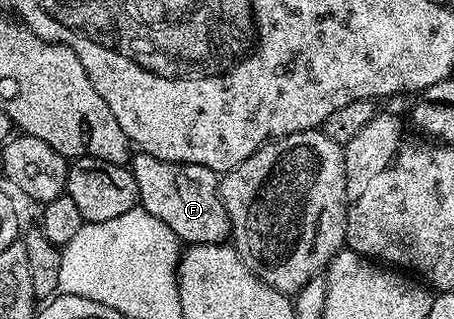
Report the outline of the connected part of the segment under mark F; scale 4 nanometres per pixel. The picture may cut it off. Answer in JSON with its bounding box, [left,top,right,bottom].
[130,152,232,246]

